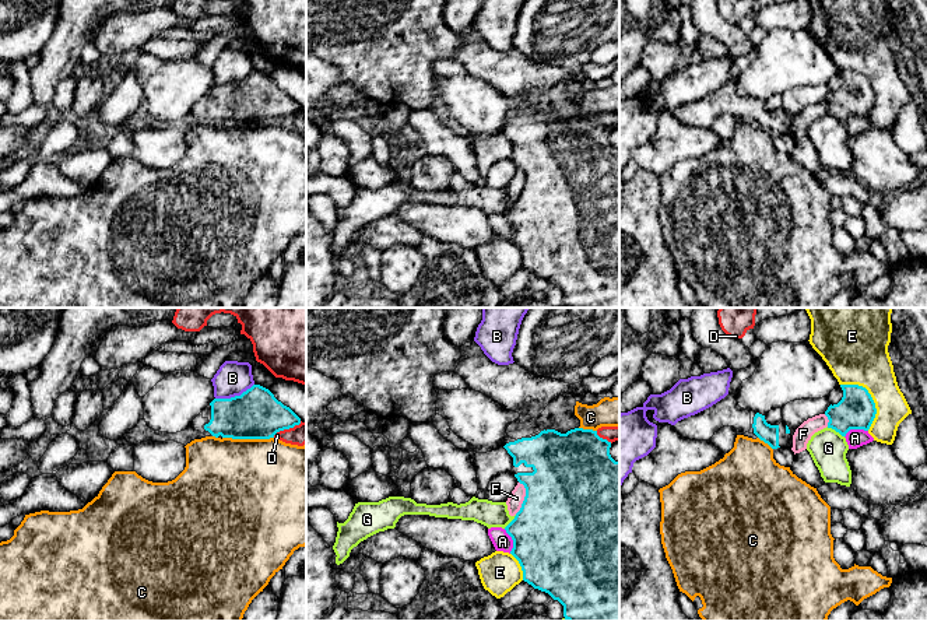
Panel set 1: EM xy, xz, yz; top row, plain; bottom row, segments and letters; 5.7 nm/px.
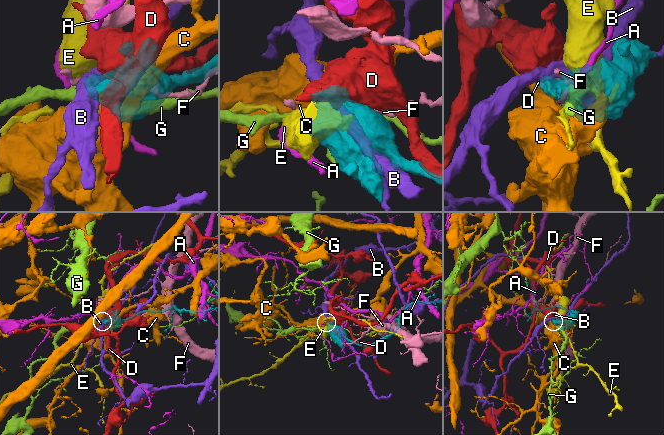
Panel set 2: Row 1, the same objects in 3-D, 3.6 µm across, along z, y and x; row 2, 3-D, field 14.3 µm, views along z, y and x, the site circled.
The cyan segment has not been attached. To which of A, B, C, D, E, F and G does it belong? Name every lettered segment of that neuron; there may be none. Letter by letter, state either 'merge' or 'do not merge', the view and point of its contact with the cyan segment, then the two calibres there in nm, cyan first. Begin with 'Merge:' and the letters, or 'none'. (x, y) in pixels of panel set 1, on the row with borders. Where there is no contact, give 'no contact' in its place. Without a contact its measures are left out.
Merge: none
A: do not merge; contact xz (513, 541); calibres 500 and 110 nm
B: do not merge; contact xy (235, 396); calibres 280 and 200 nm
C: do not merge; contact xy (248, 438); calibres 280 and 500 nm
D: do not merge; contact xy (287, 428); calibres 280 and 120 nm
E: do not merge; contact yz (871, 397); calibres 220 and 320 nm
F: do not merge; contact xz (525, 498); calibres 500 and 90 nm
G: do not merge; contact yz (835, 430); calibres 220 and 220 nm

